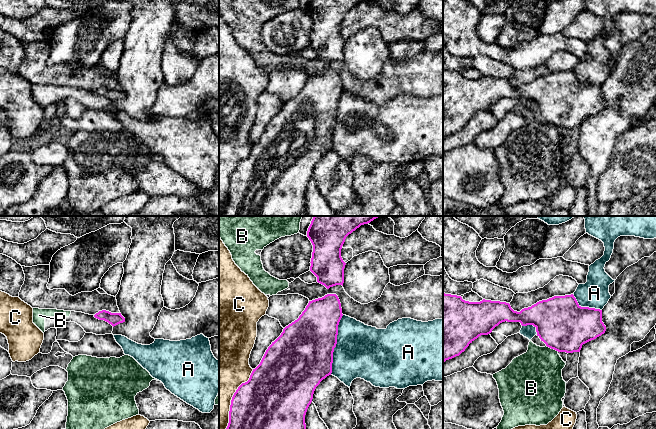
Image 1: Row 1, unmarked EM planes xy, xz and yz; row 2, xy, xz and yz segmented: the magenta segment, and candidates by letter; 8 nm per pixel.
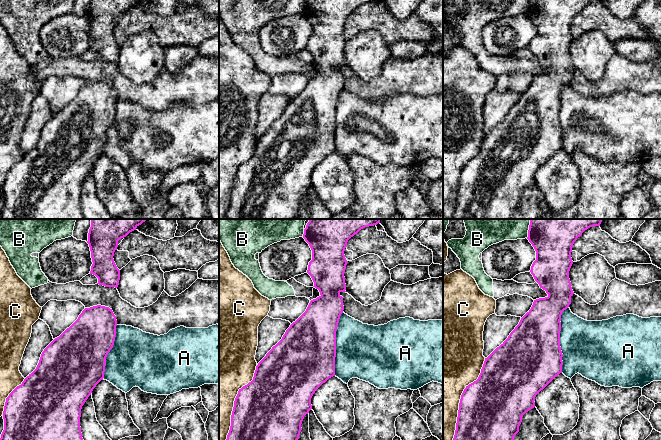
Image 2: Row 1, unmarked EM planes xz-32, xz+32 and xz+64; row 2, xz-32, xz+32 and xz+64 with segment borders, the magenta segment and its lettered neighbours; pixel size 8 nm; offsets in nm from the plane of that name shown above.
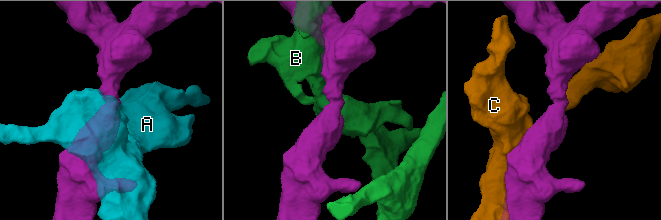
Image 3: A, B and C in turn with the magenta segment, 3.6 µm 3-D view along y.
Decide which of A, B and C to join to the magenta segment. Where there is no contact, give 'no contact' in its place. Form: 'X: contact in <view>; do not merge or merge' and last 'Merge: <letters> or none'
A: contact in xz; do not merge
B: contact in yz; do not merge
C: contact in xz; do not merge
Merge: none

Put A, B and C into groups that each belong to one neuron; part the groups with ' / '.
A / B / C

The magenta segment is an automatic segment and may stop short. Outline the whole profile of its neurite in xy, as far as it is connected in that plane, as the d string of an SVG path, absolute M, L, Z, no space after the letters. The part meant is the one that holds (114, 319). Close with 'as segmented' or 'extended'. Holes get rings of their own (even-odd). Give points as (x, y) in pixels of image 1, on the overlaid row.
M106 310L99 311L94 315L95 318L99 320L104 320L111 324L113 327L125 322L125 318L121 315L121 313L111 313Z; as segmented

